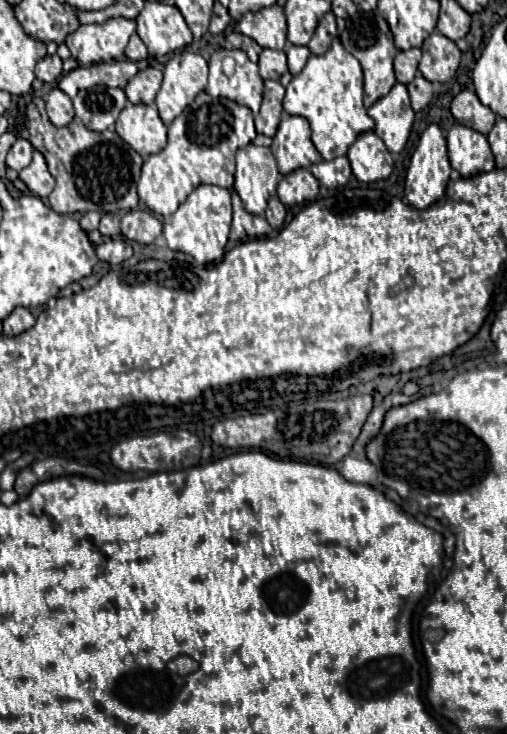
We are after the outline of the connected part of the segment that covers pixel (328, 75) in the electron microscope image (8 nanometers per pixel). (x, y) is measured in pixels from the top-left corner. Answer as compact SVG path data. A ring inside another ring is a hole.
M338 39L332 41L332 47L324 55L312 55L306 67L288 83L282 101L284 111L288 115L300 115L310 123L310 129L314 129L312 141L322 159L330 161L334 157L346 155L348 147L360 133L374 129L374 121L368 117L362 105L362 85L360 63L342 47Z

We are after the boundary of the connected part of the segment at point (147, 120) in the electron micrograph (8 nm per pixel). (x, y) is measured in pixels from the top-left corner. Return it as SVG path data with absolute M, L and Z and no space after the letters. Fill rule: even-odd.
M126 105L116 119L116 133L144 159L166 147L166 125L150 105Z

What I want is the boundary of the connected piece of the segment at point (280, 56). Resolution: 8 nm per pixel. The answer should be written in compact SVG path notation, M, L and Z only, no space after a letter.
M262 49L258 67L260 67L260 77L262 79L278 81L288 71L286 53L284 51L274 51L274 49Z

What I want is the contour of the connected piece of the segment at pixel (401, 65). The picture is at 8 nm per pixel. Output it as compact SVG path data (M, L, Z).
M408 49L408 51L398 51L394 57L394 71L396 71L396 81L398 83L410 83L418 71L418 61L420 61L422 51L420 49Z

